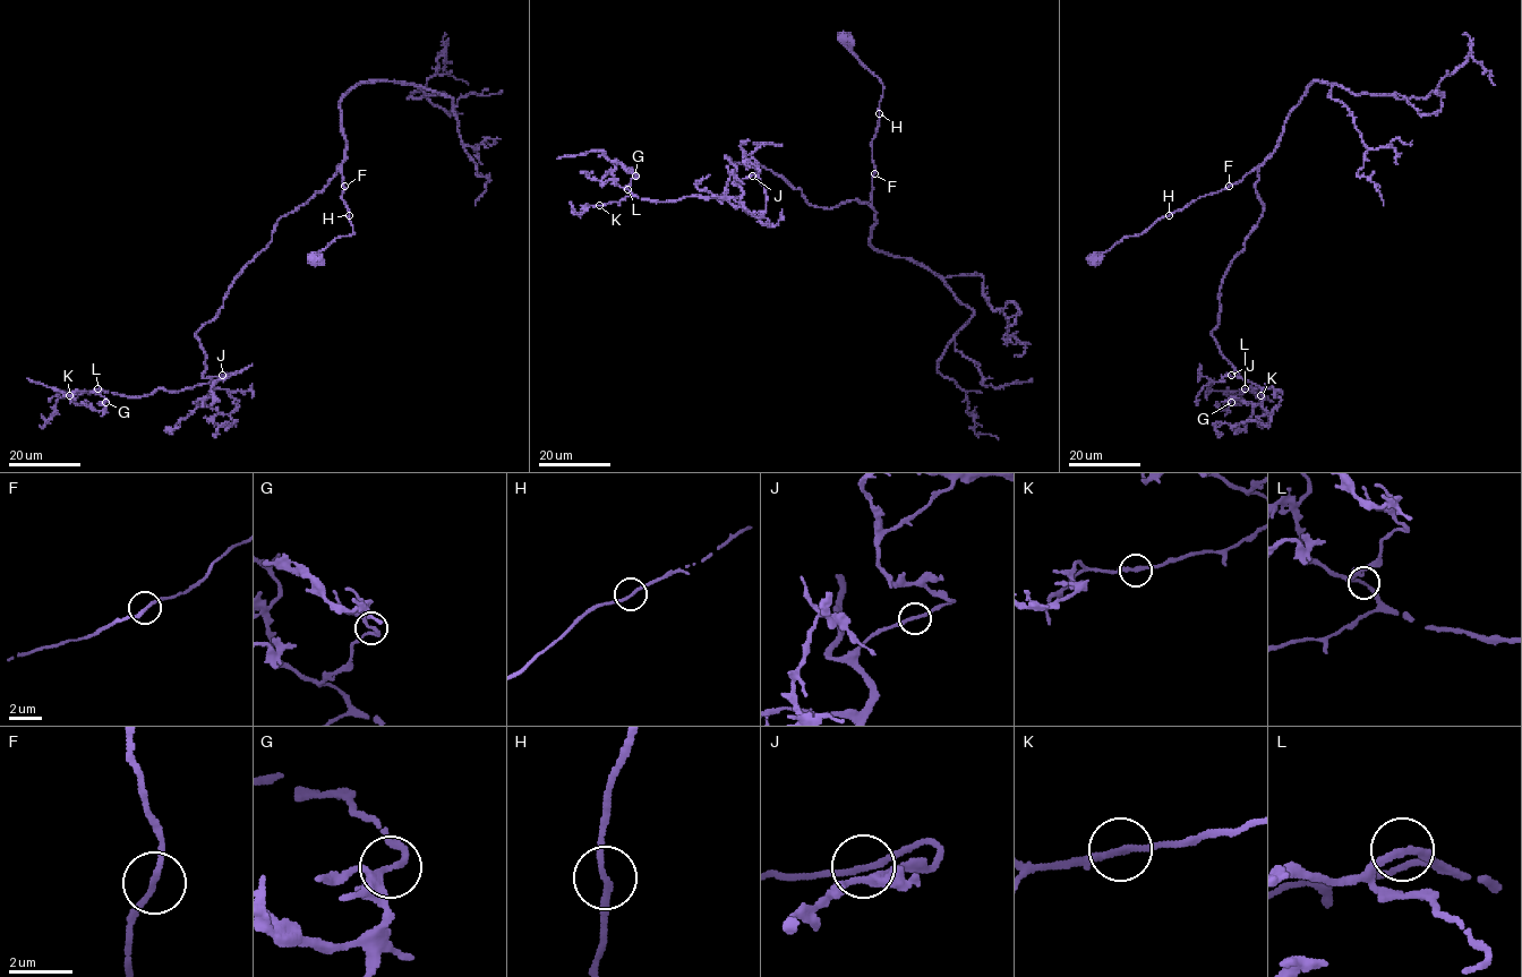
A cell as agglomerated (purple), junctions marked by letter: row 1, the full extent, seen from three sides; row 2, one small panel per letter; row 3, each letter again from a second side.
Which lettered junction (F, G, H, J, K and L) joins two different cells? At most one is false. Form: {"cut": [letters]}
{"cut": []}

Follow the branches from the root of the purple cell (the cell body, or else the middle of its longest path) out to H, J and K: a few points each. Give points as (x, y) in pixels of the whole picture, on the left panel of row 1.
H: (315, 257), (336, 237), (353, 233), (349, 215)
J: (315, 257), (353, 233), (340, 165), (321, 190), (279, 220), (271, 241), (196, 333), (203, 377), (222, 375)
K: (315, 257), (353, 233), (340, 165), (279, 220), (196, 333), (210, 383), (69, 395)

